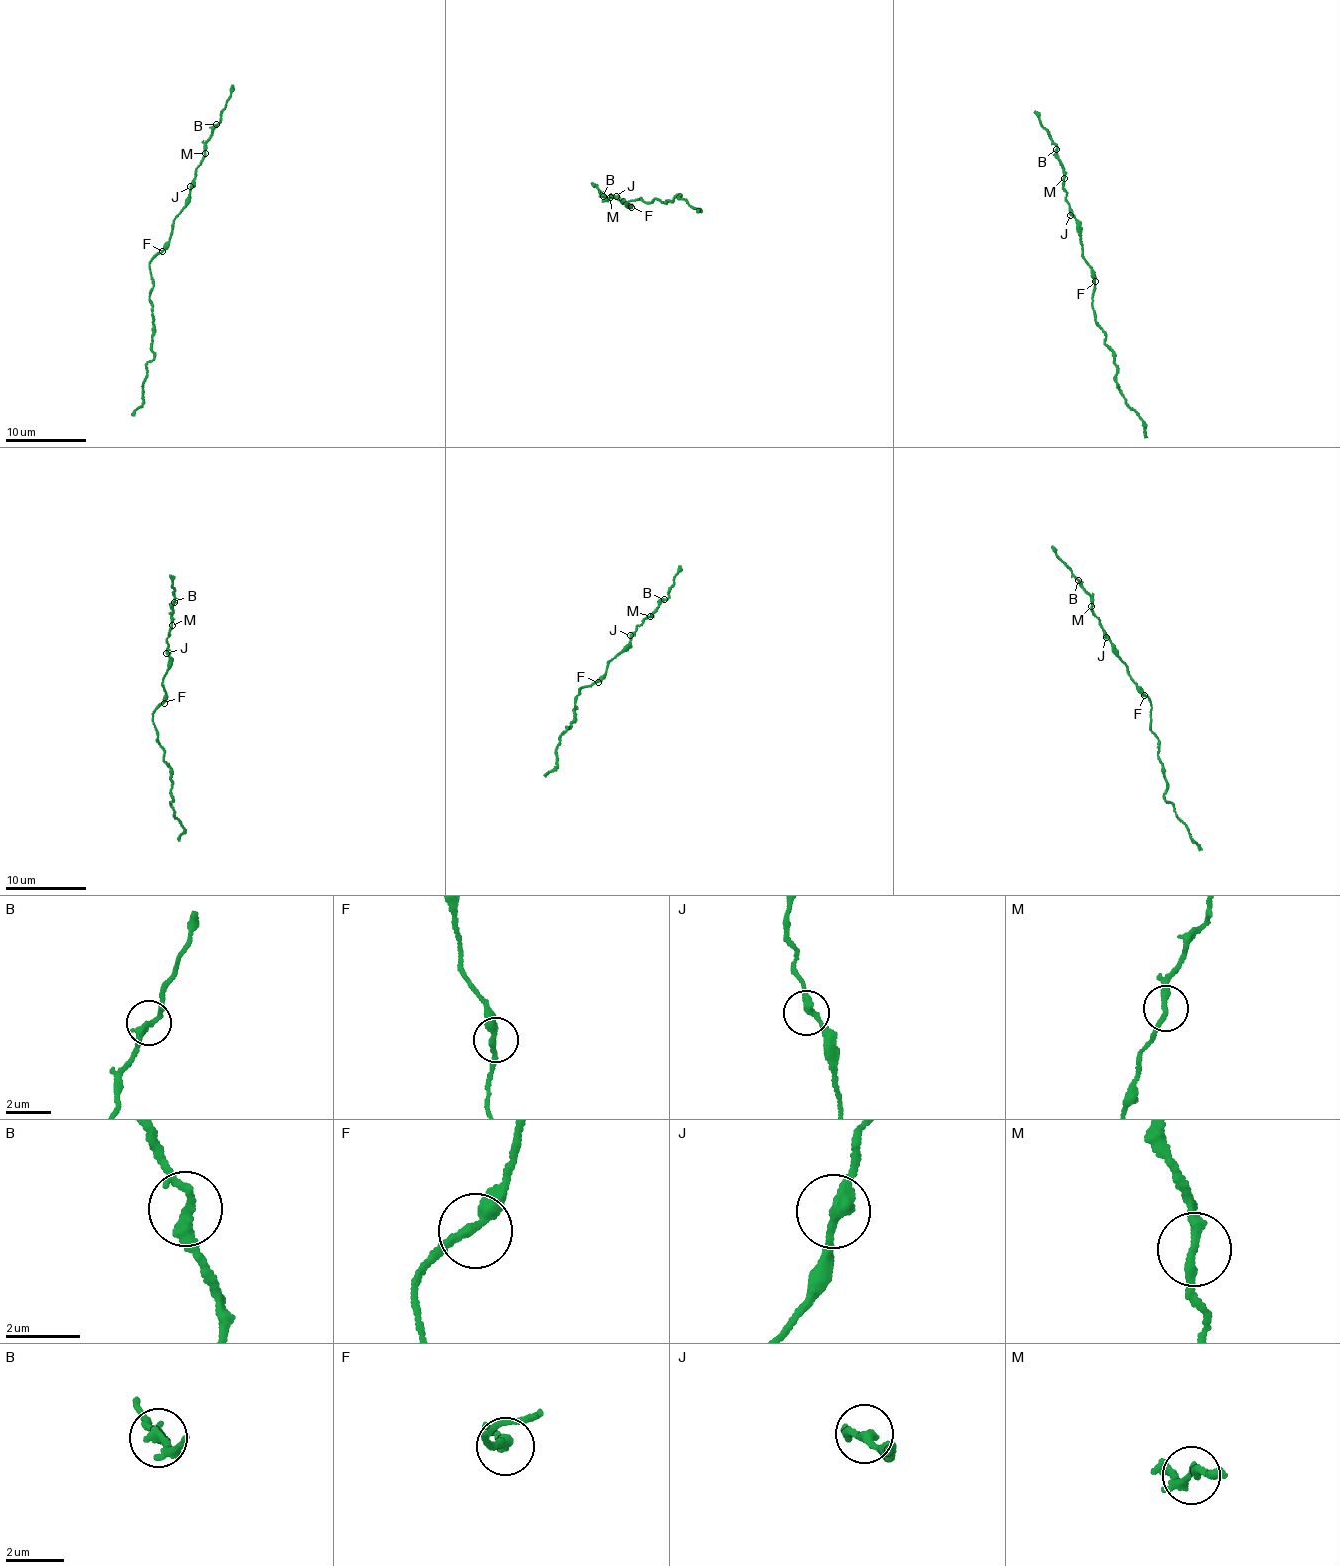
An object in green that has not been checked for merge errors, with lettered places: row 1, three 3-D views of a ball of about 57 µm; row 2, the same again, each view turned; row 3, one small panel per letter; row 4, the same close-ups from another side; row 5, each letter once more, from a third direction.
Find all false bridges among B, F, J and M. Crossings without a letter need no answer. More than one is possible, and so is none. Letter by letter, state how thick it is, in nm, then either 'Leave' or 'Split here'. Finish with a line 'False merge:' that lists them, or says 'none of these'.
B: Thickness 220 nm. Leave
F: Thickness 300 nm. Leave
J: Thickness 280 nm. Leave
M: Thickness 240 nm. Leave
False merge: none of these

